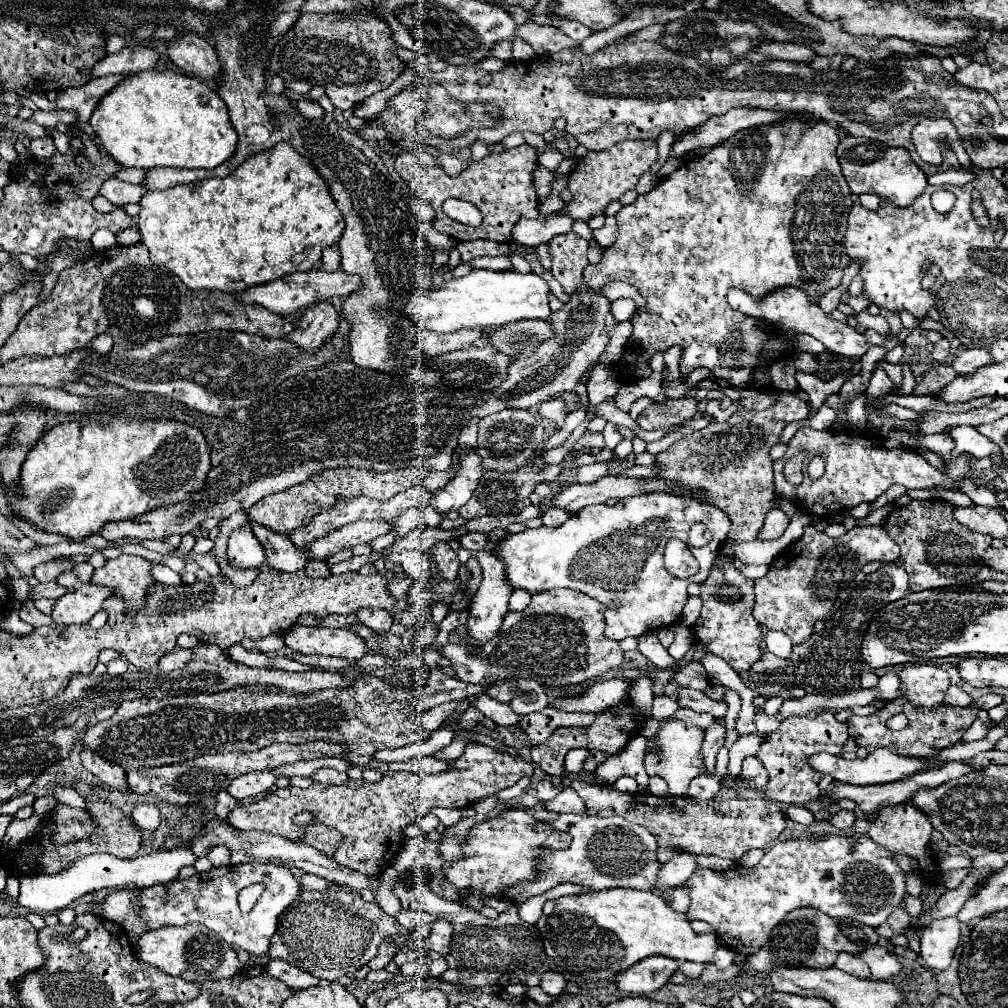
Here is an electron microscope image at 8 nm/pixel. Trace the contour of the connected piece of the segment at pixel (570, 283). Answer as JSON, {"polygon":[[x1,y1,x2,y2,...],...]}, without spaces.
{"polygon":[[572,230,567,234,555,236,549,242,549,252,551,252,551,262,553,262,551,274,559,280,559,284,565,288,567,294,573,294,577,286,583,286,583,268,587,266,587,248,589,248,589,243]]}

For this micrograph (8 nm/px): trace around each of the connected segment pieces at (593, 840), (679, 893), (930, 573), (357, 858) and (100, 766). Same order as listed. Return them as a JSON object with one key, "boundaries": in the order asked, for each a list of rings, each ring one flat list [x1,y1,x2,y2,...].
{"boundaries":[[[561,814,559,820,549,822,551,828,573,834,573,842,567,850,543,850,539,860,539,878,535,882,521,882,505,888,503,898,523,904,527,898,545,894,557,884,575,882,581,886,591,886,595,890,605,888,635,888,635,890,651,890,657,878,659,862,657,862,657,840,655,836,625,818,609,816,579,816,579,814]],[[681,884,671,892,671,906,677,912,687,912,689,908,689,894,687,894,687,884]],[[913,500,906,506,894,508,891,516,885,522,885,528,889,536,895,540,895,544,901,548,899,558,895,560,897,566,901,566,909,574,909,590,921,592,931,588,945,588,945,586,977,586,975,576,975,564,983,556,985,548,991,546,991,536,969,532,965,526,961,526,953,518,953,504,942,500,926,500,919,502]],[[469,744,465,754,457,758,451,768,443,774,413,774,413,772,387,772,381,782,369,784,365,780,349,780,341,786,325,786,315,782,309,790,295,786,271,790,265,798,237,806,229,812,227,822,241,830,261,830,275,832,287,840,299,842,305,828,293,826,293,816,309,810,315,814,315,824,335,826,343,834,343,842,335,852,335,860,355,872,379,876,391,862,397,850,403,846,403,828,415,822,421,814,427,814,435,806,443,808,467,808,475,802,495,796,503,788,513,786,519,778,533,776,533,766,523,758,513,758,509,754,499,754,491,746]],[[83,750,81,752,81,760,83,760,83,766,93,774,97,776,103,784,115,788,115,790,121,790,121,792,127,792,129,786,127,786,127,776,125,776,125,770,117,764,111,764,107,760,103,760,101,756,97,756,95,752,91,750]]]}

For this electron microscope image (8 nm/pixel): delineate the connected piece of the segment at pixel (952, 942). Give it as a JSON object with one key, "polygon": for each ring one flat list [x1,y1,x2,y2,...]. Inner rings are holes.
{"polygon":[[955,916,933,920,921,932,921,958,931,970,949,968,959,946,961,922]]}

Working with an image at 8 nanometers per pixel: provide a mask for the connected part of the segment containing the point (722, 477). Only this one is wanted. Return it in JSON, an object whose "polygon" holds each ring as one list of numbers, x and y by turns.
{"polygon":[[781,392,779,402,773,408,767,408,763,412,739,408,737,412,731,414,731,418,727,422,723,422,723,424,713,422,703,430,695,430,691,436,677,440,665,452,657,454,655,464,653,464,657,468,657,474,653,478,669,480,675,486,681,486,683,490,689,490,691,494,695,494,697,490,705,492,707,502,713,504,715,508,719,506,719,510,727,512,727,516,731,518,731,532,727,538,729,540,753,540,765,522,765,514,771,508,775,508,773,500,777,498,775,484,773,484,773,460,769,456,769,450,771,450,771,446,779,444,781,432,789,422,805,420,807,414,809,414,807,404,791,392]]}

